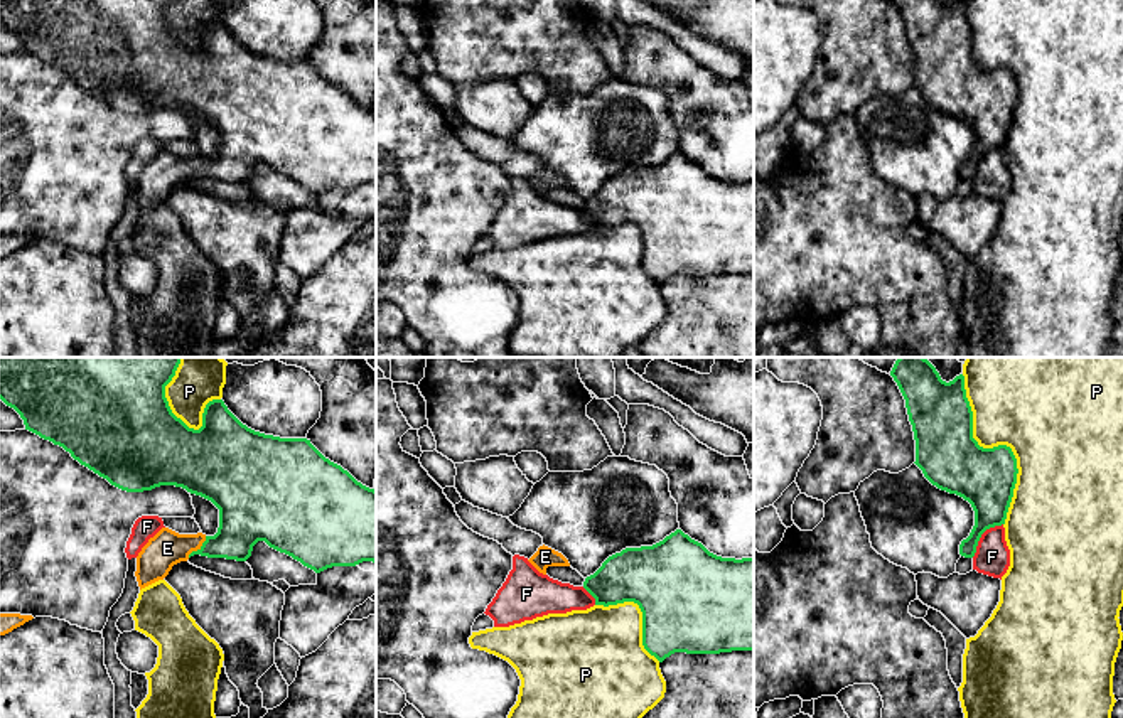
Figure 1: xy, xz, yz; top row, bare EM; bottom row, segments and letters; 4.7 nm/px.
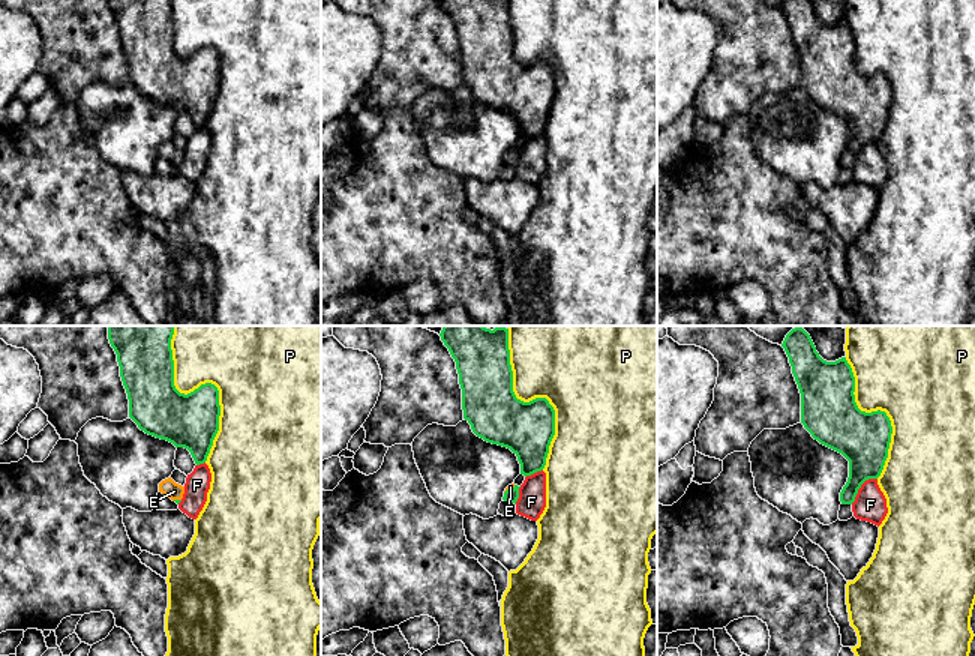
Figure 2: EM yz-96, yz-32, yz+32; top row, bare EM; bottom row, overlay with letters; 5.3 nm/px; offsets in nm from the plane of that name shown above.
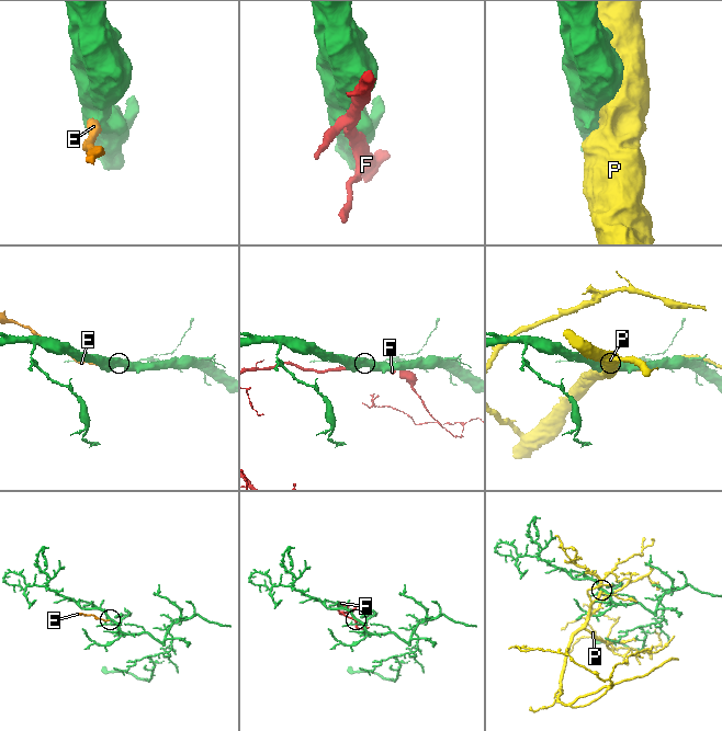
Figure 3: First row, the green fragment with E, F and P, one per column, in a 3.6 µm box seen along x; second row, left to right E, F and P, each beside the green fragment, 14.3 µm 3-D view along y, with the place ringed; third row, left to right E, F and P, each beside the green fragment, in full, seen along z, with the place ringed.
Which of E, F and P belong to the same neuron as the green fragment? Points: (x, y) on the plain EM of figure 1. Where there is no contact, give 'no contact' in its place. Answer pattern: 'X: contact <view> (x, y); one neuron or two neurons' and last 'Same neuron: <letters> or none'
E: contact xy (198, 172); one neuron
F: contact yz (980, 159); two neurons
P: contact yz (1000, 68); two neurons
Same neuron: E

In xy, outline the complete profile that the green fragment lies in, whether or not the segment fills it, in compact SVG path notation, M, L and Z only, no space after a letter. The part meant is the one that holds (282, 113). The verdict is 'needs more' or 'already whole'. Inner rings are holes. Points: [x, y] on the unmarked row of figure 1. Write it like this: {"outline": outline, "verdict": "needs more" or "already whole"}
{"outline": "M0 0L0 22L20 37L25 52L62 69L111 108L126 115L175 108L211 123L219 131L219 150L214 158L179 157L162 150L148 162L137 179L135 199L140 212L164 202L174 187L194 177L246 184L258 163L315 196L332 189L376 185L374 111L363 108L341 88L325 81L307 61L280 61L248 51L223 22L206 27L199 52L189 51L172 35L165 20L165 8L170 3L172 0Z", "verdict": "needs more"}

